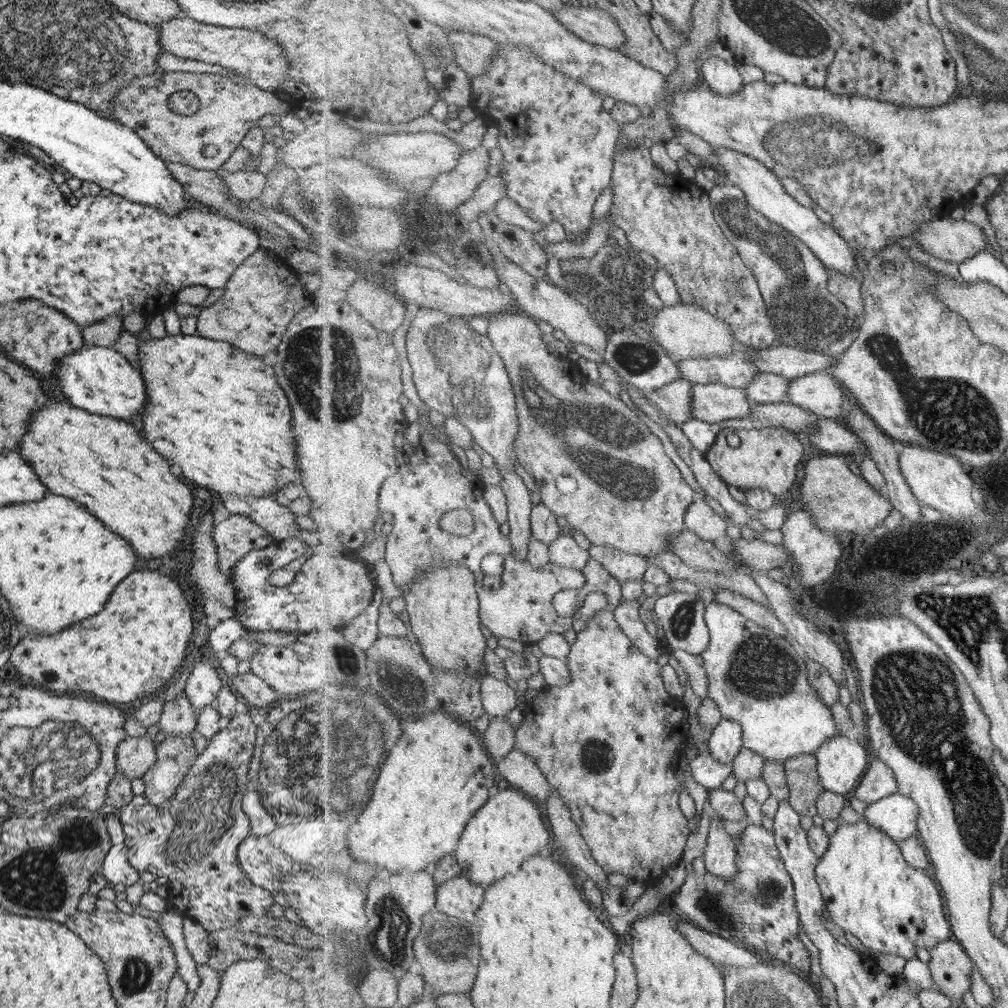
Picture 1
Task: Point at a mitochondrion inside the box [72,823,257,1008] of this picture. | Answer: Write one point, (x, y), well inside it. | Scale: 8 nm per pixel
(136, 974)

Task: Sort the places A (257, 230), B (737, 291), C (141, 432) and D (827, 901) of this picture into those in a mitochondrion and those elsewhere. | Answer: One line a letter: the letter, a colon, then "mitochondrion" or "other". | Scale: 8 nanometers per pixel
A: other
B: mitochondrion
C: other
D: other

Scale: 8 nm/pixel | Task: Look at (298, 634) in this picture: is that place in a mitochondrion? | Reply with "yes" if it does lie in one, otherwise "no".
no

